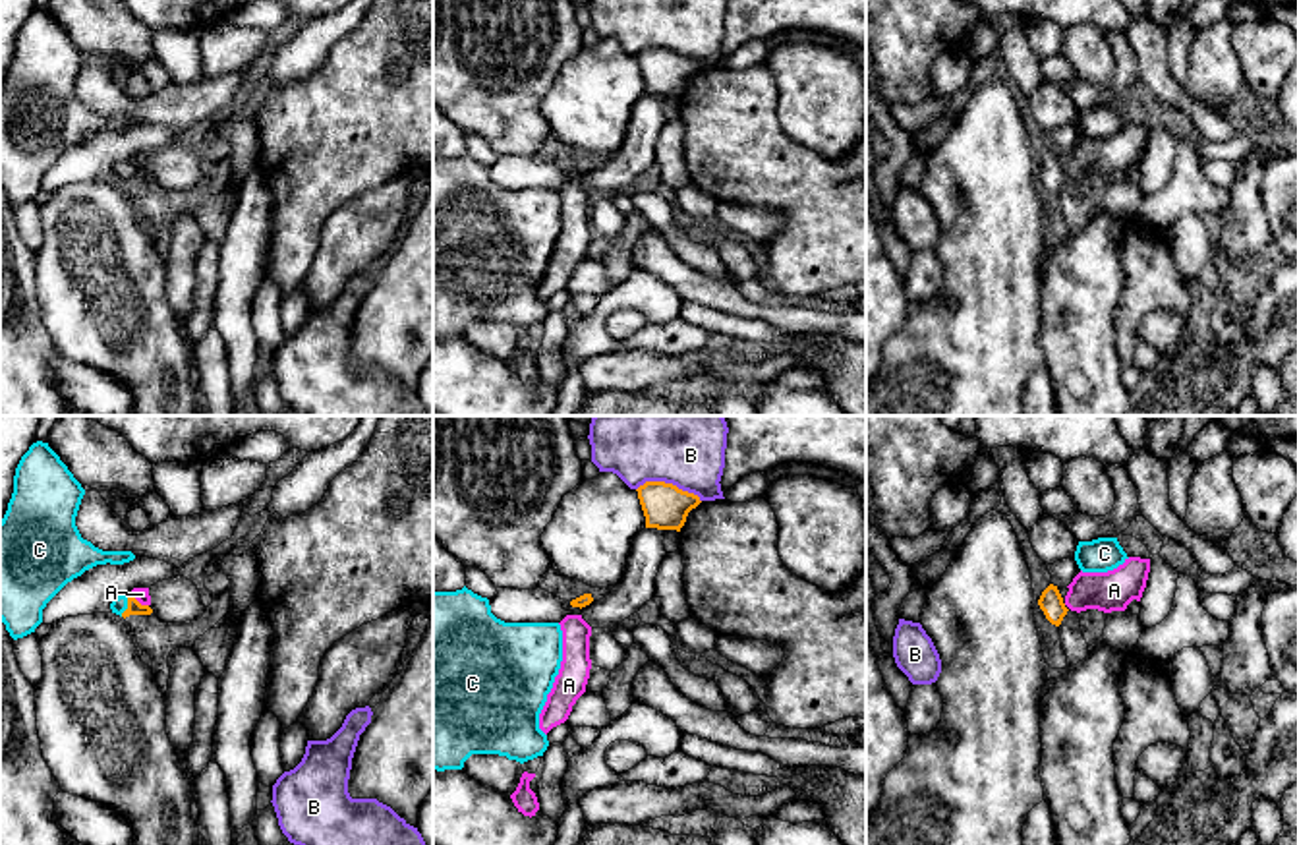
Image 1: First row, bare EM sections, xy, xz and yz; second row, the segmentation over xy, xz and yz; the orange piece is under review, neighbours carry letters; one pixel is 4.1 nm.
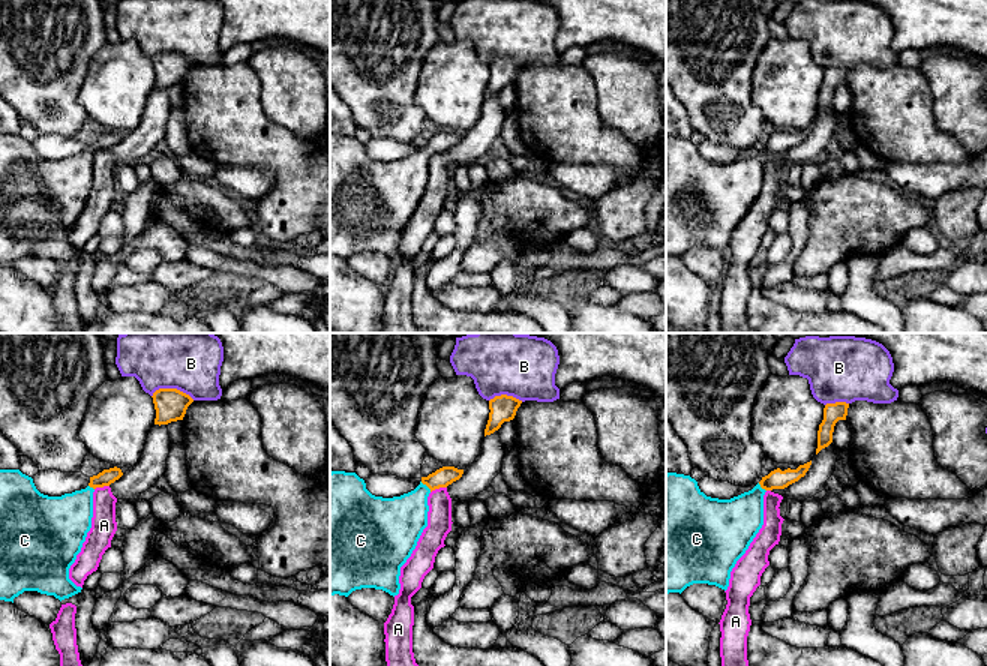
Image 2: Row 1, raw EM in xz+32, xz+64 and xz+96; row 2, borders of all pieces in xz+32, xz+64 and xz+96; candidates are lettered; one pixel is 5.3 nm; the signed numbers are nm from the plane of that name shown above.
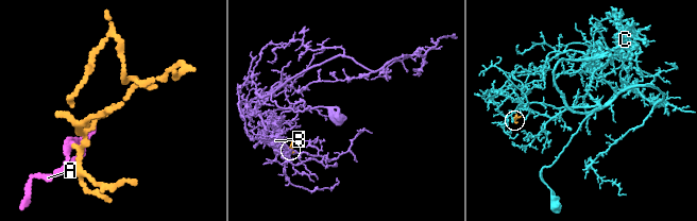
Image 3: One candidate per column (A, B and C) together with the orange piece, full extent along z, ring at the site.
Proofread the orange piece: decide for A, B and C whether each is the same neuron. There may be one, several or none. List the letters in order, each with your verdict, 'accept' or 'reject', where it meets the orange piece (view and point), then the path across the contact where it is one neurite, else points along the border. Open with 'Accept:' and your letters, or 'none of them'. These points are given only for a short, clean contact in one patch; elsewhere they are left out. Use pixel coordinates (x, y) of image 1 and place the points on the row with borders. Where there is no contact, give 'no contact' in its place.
Accept: C
A: reject | xy (136, 600) | along xy (128, 594), (147, 606)
B: reject | xz (669, 484)
C: accept | xy (128, 606) | across xy (134, 608), (128, 606), (118, 606)

